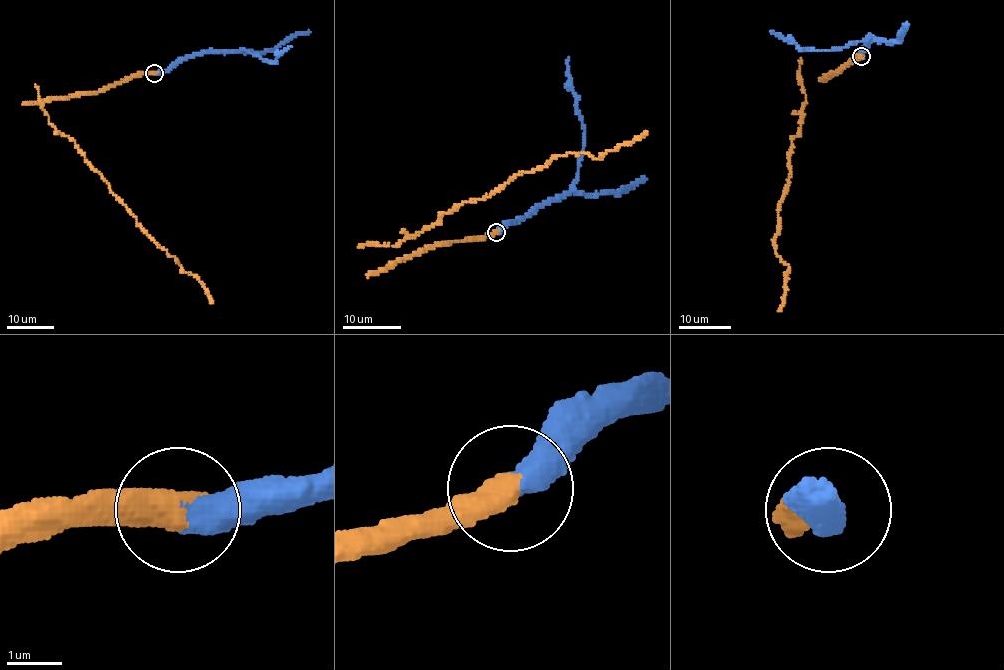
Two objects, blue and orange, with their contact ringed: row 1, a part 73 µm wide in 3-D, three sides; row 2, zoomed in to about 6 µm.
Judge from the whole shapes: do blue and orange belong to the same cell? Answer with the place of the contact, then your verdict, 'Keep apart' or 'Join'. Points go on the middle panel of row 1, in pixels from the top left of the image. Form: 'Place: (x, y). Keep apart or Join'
Place: (496, 232). Keep apart

